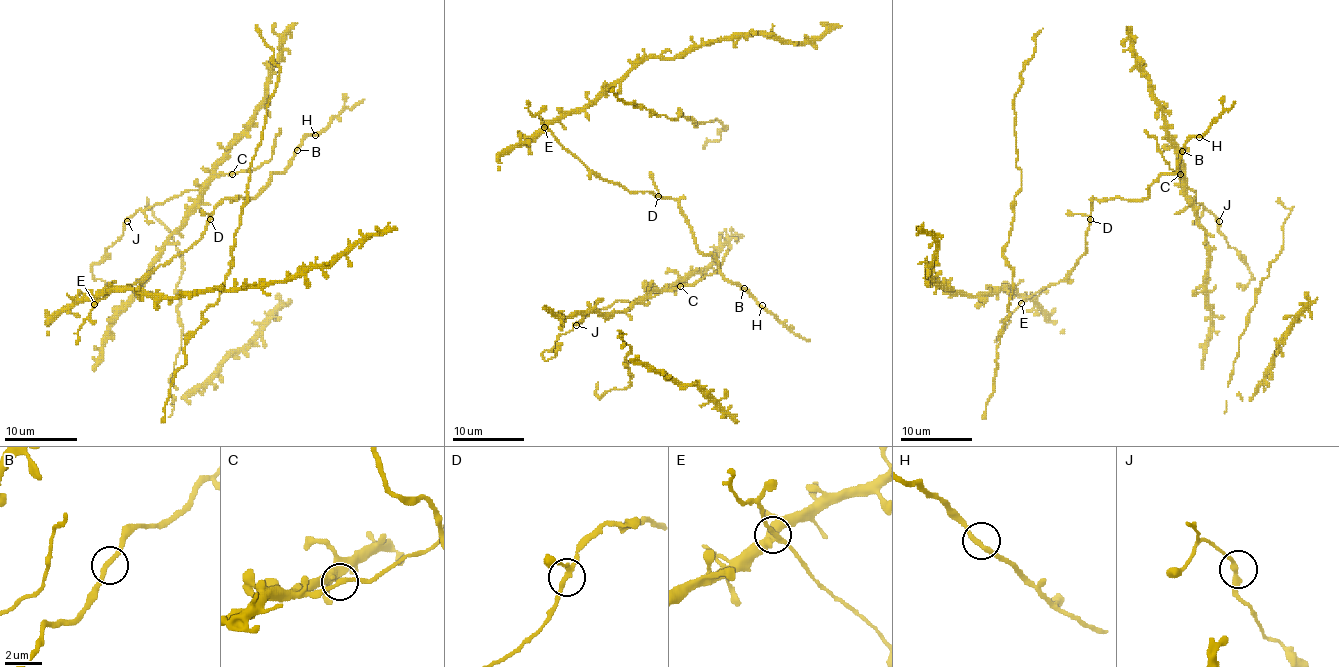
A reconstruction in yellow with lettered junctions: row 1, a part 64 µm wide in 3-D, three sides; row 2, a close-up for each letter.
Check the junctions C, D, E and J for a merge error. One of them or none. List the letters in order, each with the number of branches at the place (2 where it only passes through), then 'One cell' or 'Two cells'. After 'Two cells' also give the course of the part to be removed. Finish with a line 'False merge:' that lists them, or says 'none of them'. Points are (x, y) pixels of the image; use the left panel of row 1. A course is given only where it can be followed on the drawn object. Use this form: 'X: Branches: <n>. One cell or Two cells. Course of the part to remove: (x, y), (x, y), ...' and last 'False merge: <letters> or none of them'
C: Branches: 2. One cell
D: Branches: 3. One cell
E: Branches: 3. One cell
J: Branches: 2. One cell
False merge: none of them

